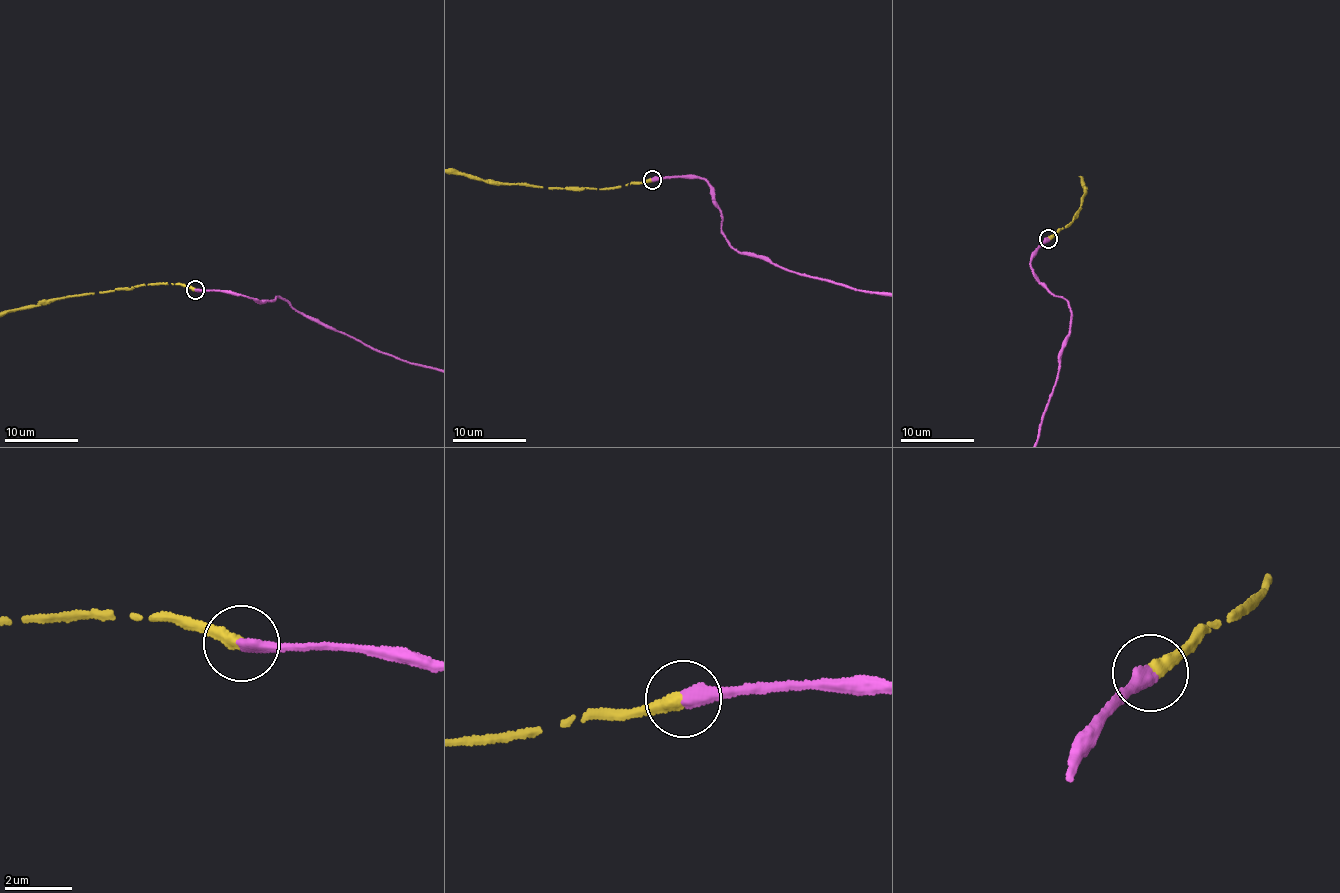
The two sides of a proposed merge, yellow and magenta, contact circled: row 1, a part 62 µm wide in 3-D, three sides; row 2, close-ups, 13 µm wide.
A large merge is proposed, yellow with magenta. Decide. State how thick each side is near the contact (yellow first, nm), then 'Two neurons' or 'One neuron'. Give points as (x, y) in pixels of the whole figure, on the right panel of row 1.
Thickness 400 nm (yellow) against 440 nm. One neuron

